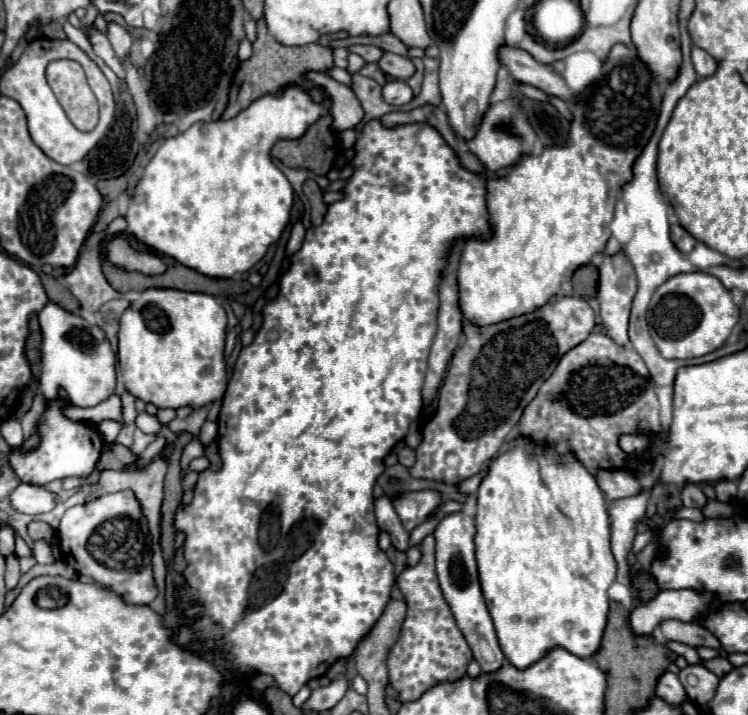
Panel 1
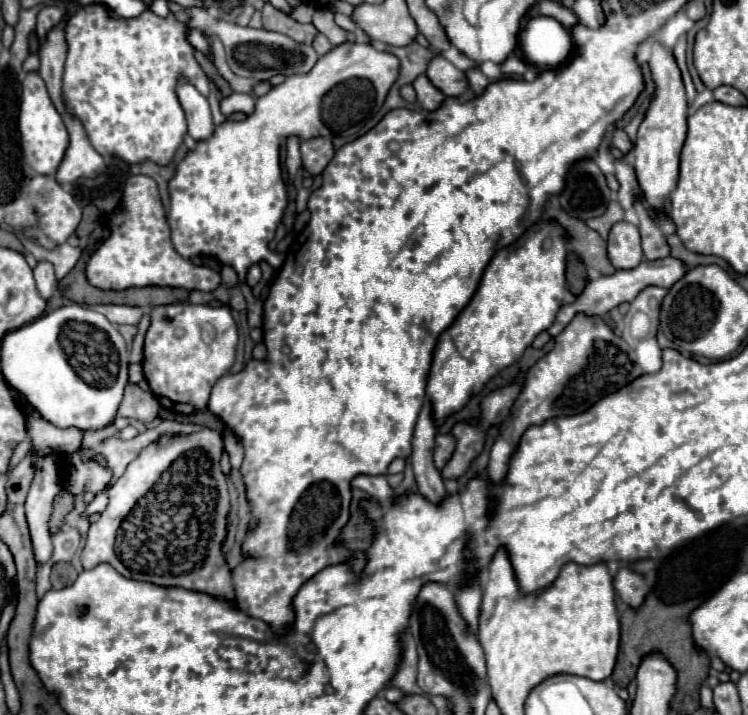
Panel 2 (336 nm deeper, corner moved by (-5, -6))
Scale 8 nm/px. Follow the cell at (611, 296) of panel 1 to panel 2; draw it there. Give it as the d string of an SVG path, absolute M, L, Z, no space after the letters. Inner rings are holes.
M619 221L611 227L607 239L609 261L617 269L633 269L643 261L639 229L629 221Z

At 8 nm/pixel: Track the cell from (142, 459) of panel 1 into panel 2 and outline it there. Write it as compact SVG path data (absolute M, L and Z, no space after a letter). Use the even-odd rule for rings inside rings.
M106 492L97 493L93 503L87 507L87 515L91 513L102 513L108 505L108 495Z

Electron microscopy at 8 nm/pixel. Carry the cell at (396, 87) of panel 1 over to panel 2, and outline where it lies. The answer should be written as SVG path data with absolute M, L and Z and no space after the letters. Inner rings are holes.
M419 75L419 77L415 79L413 87L415 87L415 91L417 91L417 101L419 101L427 111L435 111L435 109L443 103L443 99L445 99L445 95L443 95L437 87L431 85L431 81L427 79L427 75Z

